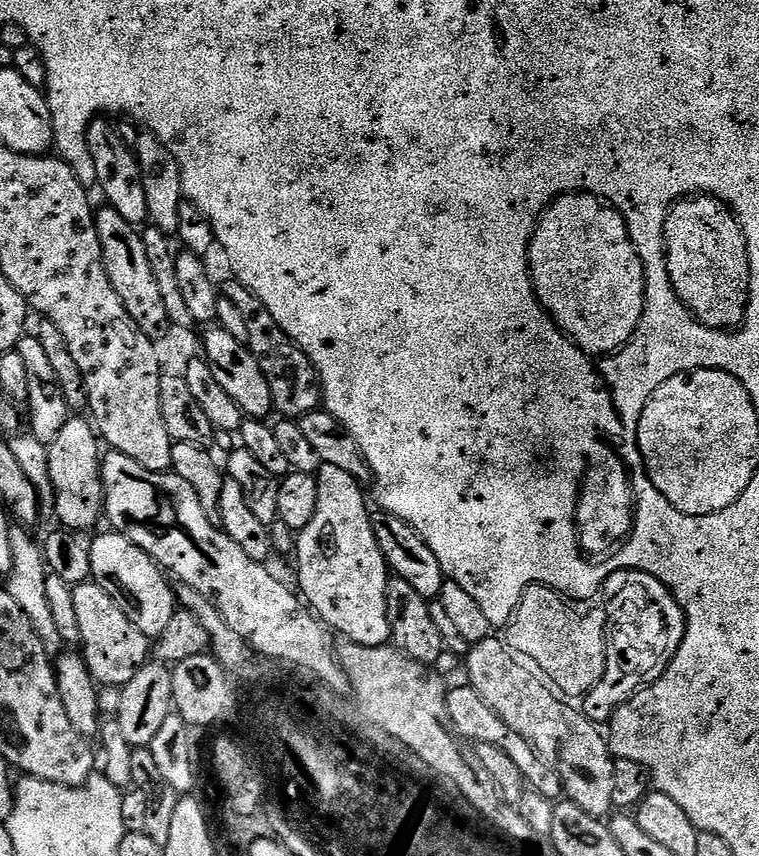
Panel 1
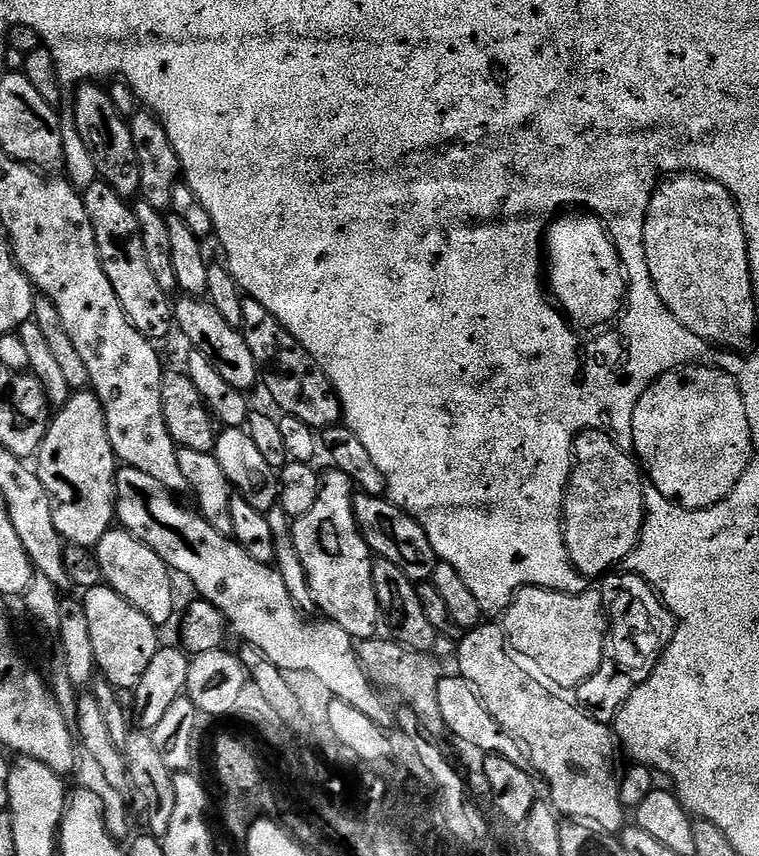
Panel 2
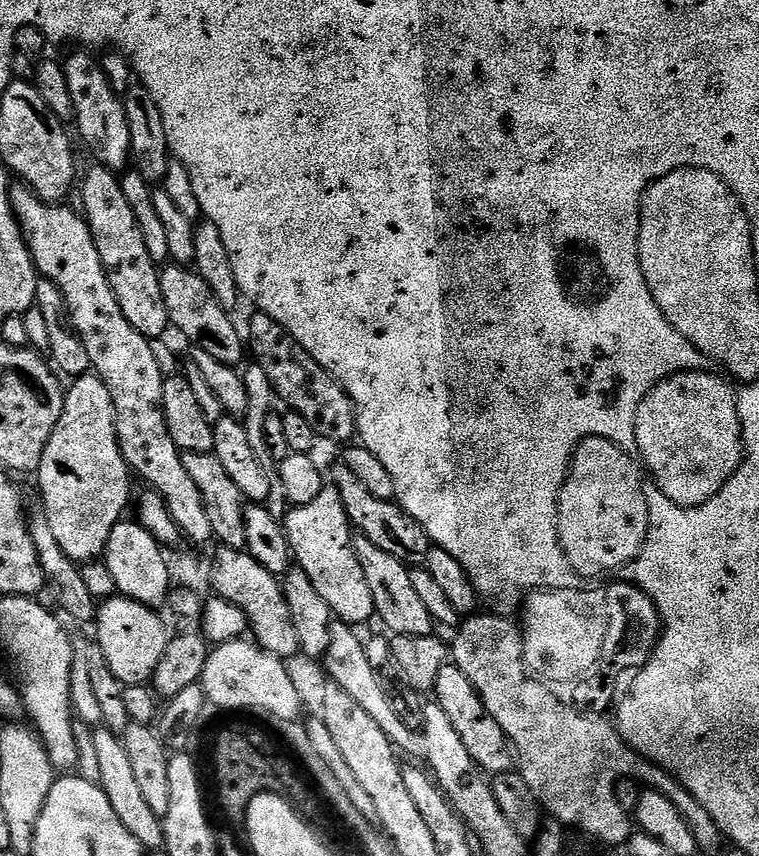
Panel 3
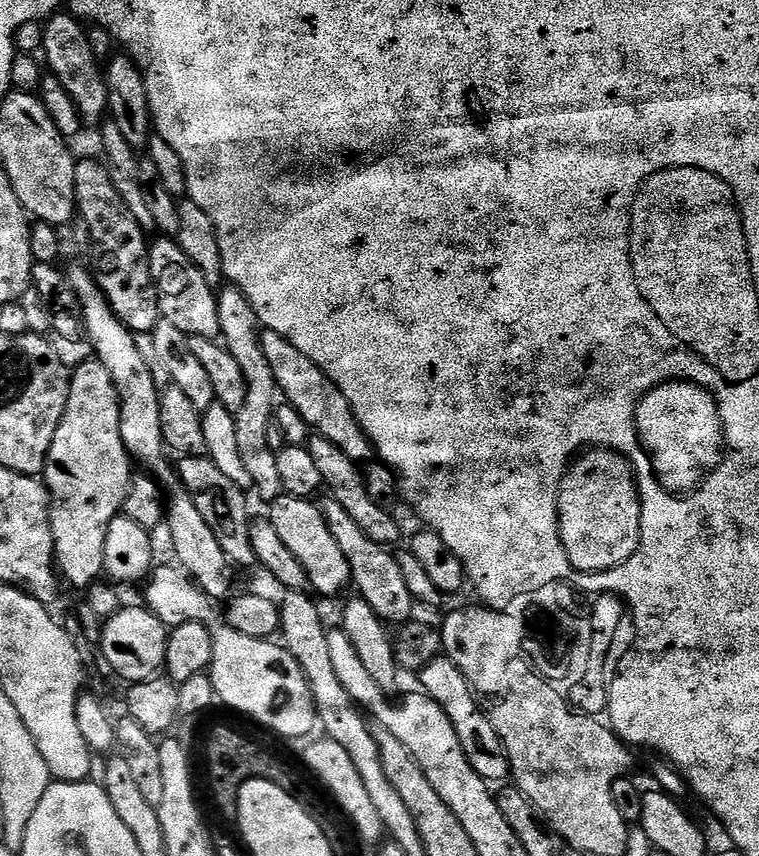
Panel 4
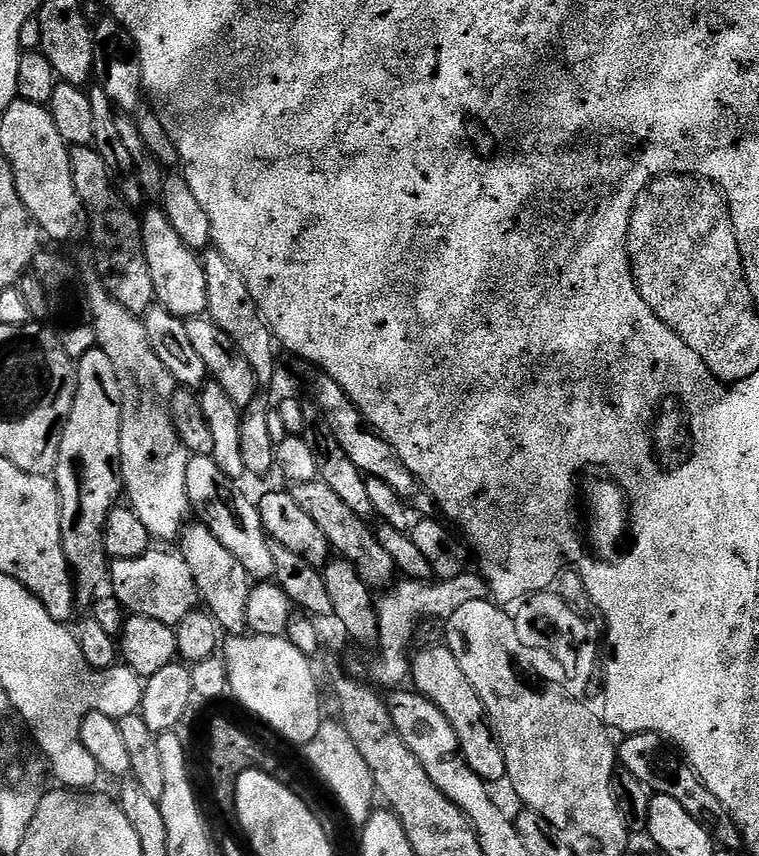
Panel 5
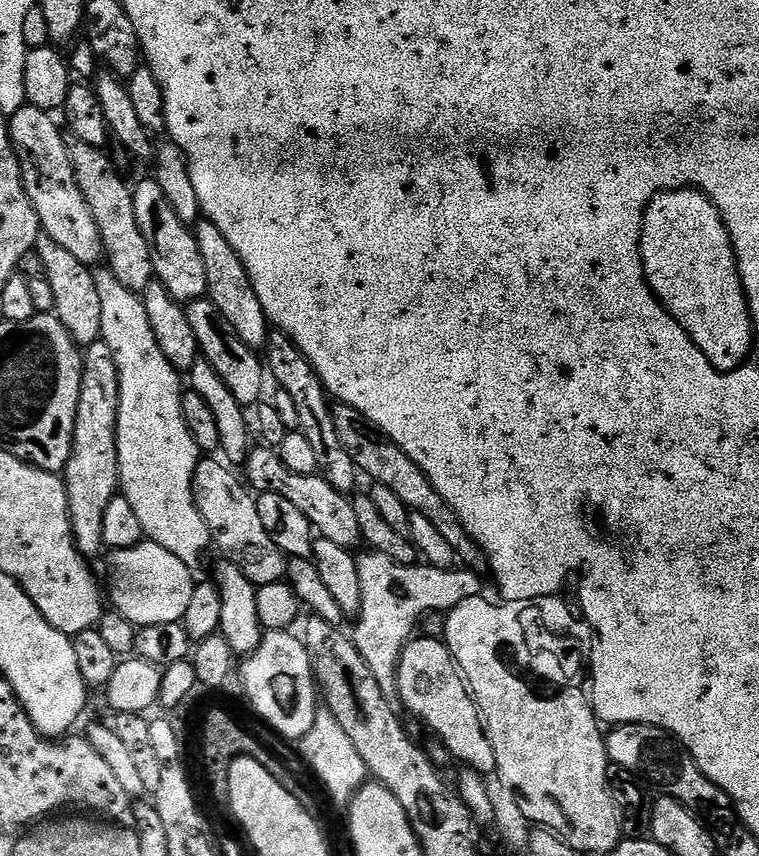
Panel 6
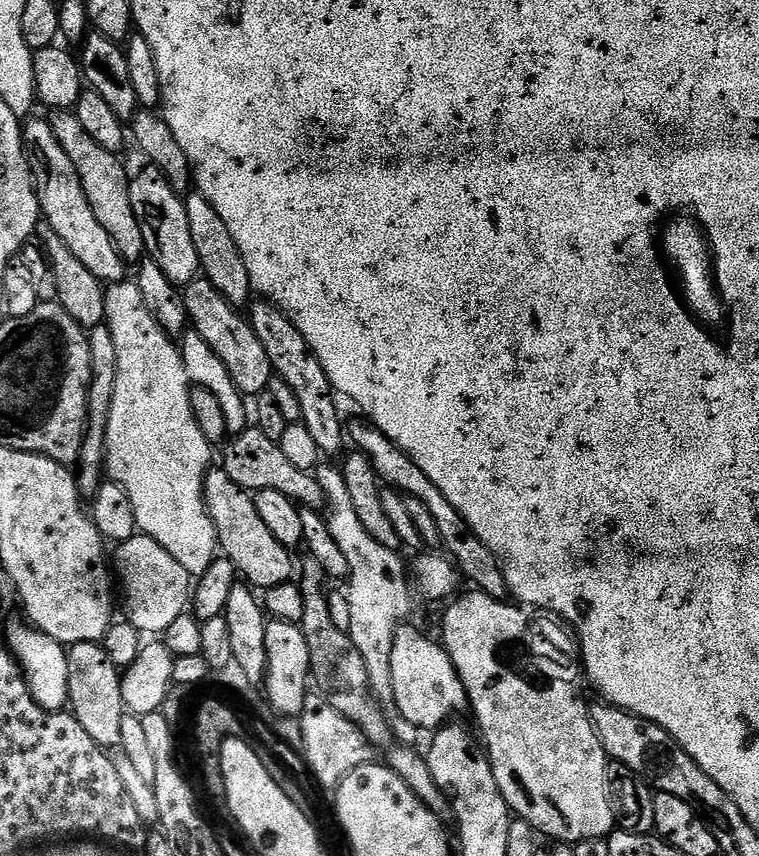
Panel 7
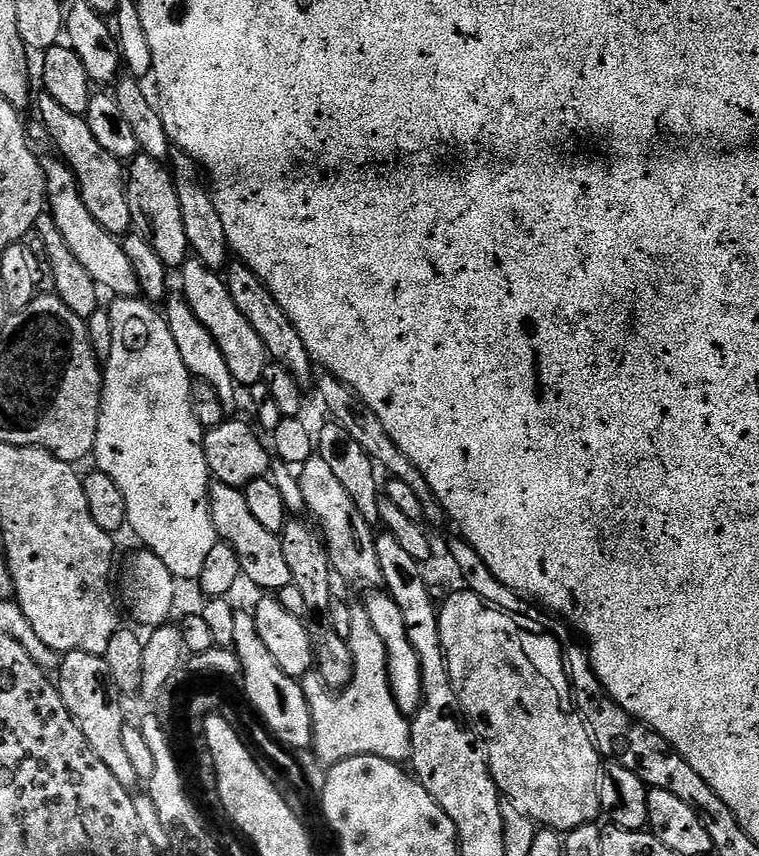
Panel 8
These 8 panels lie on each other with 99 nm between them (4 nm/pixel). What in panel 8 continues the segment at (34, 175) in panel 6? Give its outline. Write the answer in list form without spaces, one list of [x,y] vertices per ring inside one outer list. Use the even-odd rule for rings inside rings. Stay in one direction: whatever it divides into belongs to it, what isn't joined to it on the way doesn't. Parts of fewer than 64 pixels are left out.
[[[55,159],[43,161],[46,190],[48,191],[46,204],[56,225],[62,230],[66,244],[70,246],[72,253],[78,258],[78,262],[82,262],[82,266],[86,266],[86,270],[101,289],[109,288],[113,292],[111,295],[116,298],[139,297],[141,295],[140,279],[134,272],[132,260],[126,258],[123,243],[107,232],[105,228],[98,226],[98,222],[94,222],[90,210],[86,210],[86,202],[82,202],[80,197],[80,187],[76,176],[63,159]]]

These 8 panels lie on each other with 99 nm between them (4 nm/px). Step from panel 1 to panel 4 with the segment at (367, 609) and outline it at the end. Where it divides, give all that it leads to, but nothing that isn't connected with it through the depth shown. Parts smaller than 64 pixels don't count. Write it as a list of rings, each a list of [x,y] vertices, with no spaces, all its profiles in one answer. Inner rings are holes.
[[[282,494],[271,501],[269,508],[272,509],[266,512],[266,516],[272,521],[274,530],[278,530],[282,543],[294,553],[298,562],[302,562],[302,570],[306,570],[311,591],[321,592],[324,596],[336,596],[344,587],[352,584],[350,562],[346,562],[346,554],[342,554],[338,542],[334,542],[334,534],[321,505],[312,503],[316,502],[303,496]]]

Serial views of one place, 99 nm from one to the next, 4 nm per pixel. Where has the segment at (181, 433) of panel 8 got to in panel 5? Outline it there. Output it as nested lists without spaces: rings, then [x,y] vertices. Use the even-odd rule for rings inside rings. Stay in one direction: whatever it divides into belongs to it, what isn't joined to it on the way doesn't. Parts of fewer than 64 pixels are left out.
[[[87,254],[78,260],[78,276],[84,286],[84,298],[86,308],[92,311],[91,327],[96,330],[96,343],[106,354],[110,354],[110,362],[120,371],[121,377],[130,379],[136,383],[140,393],[129,399],[124,405],[124,417],[120,427],[120,479],[123,491],[126,493],[127,503],[133,512],[142,518],[142,526],[146,526],[149,537],[160,540],[175,541],[186,527],[186,521],[190,516],[188,507],[188,495],[186,494],[186,466],[188,465],[189,451],[178,438],[174,430],[172,415],[168,409],[168,399],[174,388],[174,381],[168,375],[166,366],[158,362],[154,350],[148,341],[148,335],[144,329],[143,319],[137,313],[131,312],[126,306],[118,303],[106,290],[102,278],[96,269],[95,255]]]

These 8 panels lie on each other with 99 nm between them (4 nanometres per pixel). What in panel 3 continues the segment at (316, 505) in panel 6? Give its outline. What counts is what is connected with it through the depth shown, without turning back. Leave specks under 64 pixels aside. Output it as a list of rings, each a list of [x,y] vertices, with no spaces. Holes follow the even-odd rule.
[[[356,534],[352,538],[352,548],[356,551],[358,562],[362,566],[362,574],[366,578],[366,586],[370,586],[370,594],[374,598],[375,615],[389,628],[392,636],[430,636],[434,632],[434,621],[431,614],[418,598],[418,593],[410,582],[409,565],[398,562],[394,554],[386,554],[386,550],[378,550],[374,542]]]

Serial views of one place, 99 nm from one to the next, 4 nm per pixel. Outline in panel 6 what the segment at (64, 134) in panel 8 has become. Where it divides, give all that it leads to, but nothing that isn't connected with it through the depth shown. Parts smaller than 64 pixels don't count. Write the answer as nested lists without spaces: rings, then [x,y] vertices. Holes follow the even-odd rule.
[[[71,134],[65,135],[64,145],[70,158],[70,166],[74,170],[74,178],[78,182],[78,190],[82,190],[82,198],[86,198],[86,206],[90,206],[94,226],[98,226],[107,271],[112,272],[114,278],[126,290],[137,294],[143,293],[144,289],[153,283],[154,277],[146,238],[142,238],[142,230],[138,230],[138,218],[134,218],[130,184],[116,173],[115,166],[108,161],[107,151],[86,146],[86,142]]]

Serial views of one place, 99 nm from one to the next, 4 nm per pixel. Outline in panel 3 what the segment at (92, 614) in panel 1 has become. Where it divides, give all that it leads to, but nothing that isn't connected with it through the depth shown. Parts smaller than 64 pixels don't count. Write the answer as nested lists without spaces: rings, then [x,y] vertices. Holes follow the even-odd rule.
[[[114,595],[97,607],[94,629],[94,643],[100,647],[110,670],[125,686],[147,685],[156,672],[158,662],[170,639],[170,631],[164,625],[155,607],[139,604],[129,596]]]

